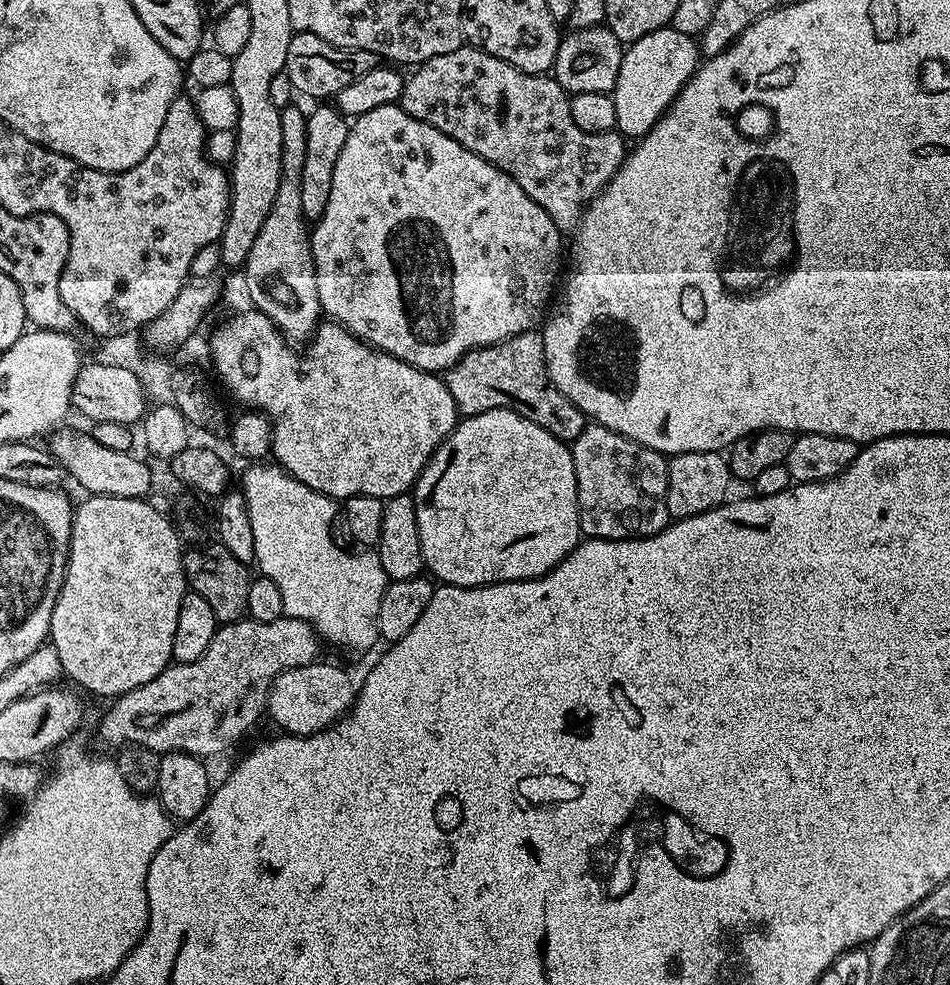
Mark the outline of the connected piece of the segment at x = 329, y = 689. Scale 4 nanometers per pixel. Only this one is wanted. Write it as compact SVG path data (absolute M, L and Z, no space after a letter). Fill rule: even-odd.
M313 662L306 666L298 666L286 670L272 684L272 689L268 691L268 707L266 709L267 719L272 719L277 724L279 731L284 734L294 736L313 736L315 732L321 732L336 723L341 716L351 708L353 700L358 691L357 685L352 685L352 680L336 664L320 664Z

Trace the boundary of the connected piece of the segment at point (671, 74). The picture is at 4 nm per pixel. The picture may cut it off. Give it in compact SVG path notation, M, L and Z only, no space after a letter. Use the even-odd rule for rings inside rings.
M671 26L654 30L627 45L618 70L618 82L610 93L616 128L628 138L644 137L675 102L676 95L684 89L684 83L695 74L697 67L697 41Z

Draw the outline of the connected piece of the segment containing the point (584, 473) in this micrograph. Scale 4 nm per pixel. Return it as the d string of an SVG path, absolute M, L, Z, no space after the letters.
M595 422L585 423L582 434L578 434L578 438L571 441L570 447L578 490L580 530L585 537L594 540L635 540L642 536L653 536L668 527L670 523L666 506L668 460L663 452L642 446Z

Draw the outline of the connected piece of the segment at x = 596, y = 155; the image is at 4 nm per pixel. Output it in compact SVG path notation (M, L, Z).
M471 46L450 50L450 54L438 54L413 72L416 73L404 81L404 92L398 101L400 109L442 130L442 134L454 138L454 142L466 146L466 150L478 154L514 178L514 182L518 182L518 186L522 186L522 190L526 190L526 194L546 210L561 233L571 233L579 225L585 208L611 182L624 163L625 137L616 130L578 130L574 118L570 118L569 93L551 75L523 72L510 66L510 62L502 62L502 58L494 58L494 54Z

